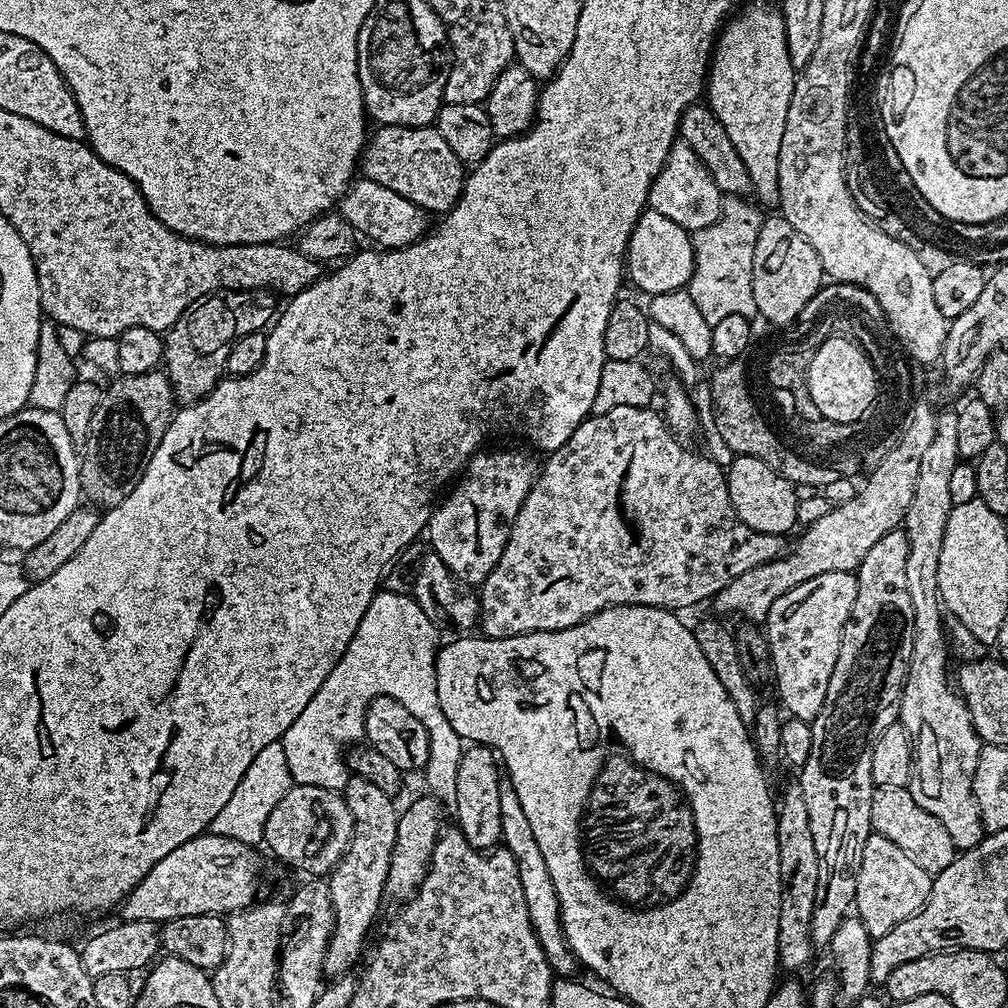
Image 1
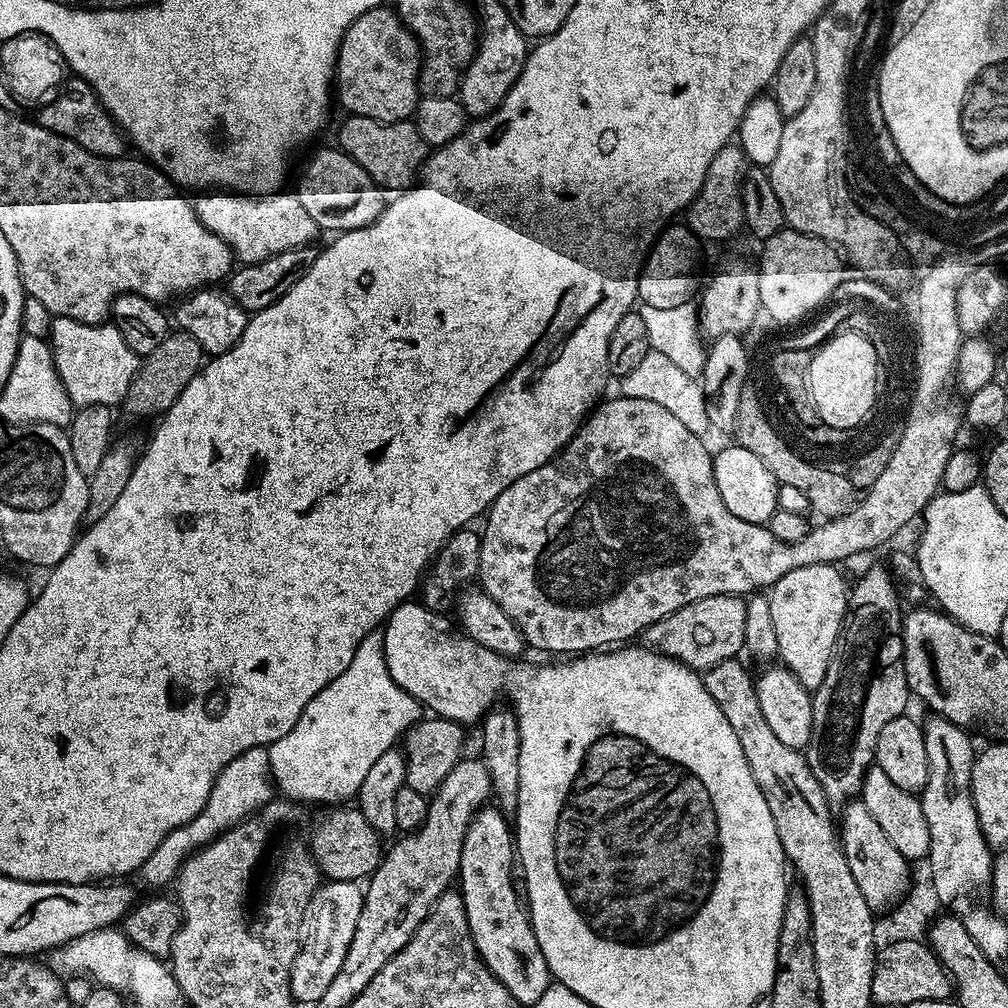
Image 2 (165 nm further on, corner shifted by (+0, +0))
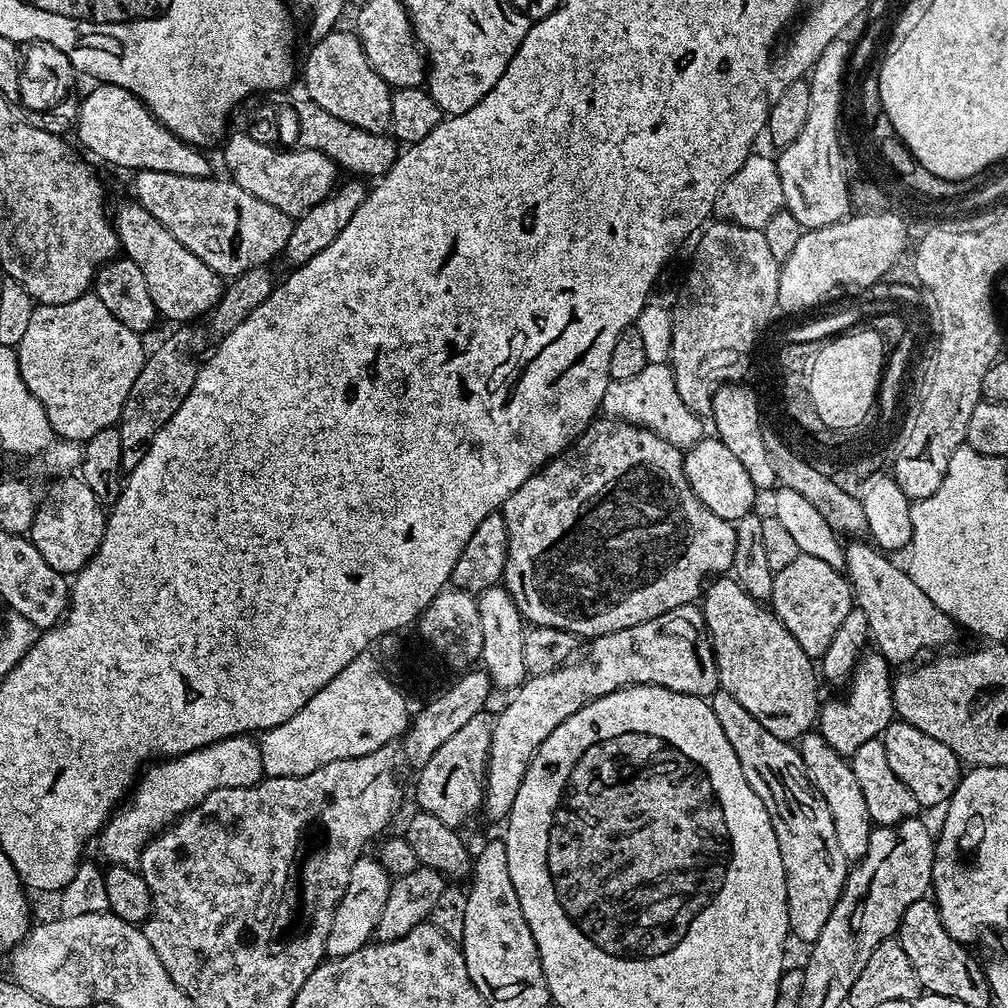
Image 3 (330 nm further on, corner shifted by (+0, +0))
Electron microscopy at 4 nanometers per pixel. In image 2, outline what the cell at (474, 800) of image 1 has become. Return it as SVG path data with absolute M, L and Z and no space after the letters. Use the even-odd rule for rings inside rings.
M484 806L472 818L469 829L466 830L458 873L458 891L464 900L466 922L470 926L472 941L478 954L483 958L484 965L506 986L506 990L510 990L514 998L518 998L520 1005L530 1006L538 1002L538 998L542 998L542 994L548 989L550 973L546 966L546 958L542 954L542 946L538 946L538 938L534 938L532 921L522 907L522 896L518 891L517 881L516 884L512 881L512 868L514 872L513 825L499 807Z

